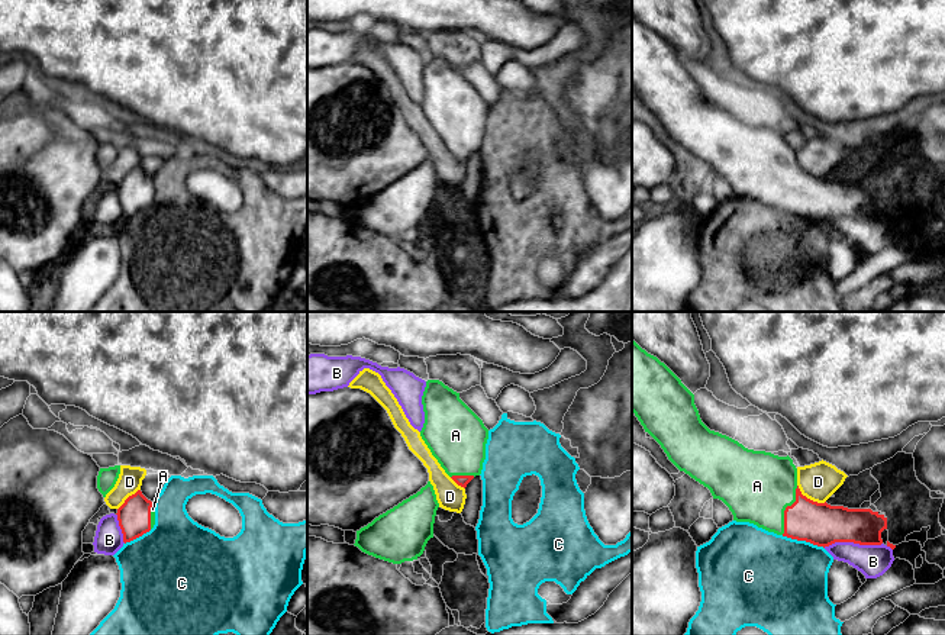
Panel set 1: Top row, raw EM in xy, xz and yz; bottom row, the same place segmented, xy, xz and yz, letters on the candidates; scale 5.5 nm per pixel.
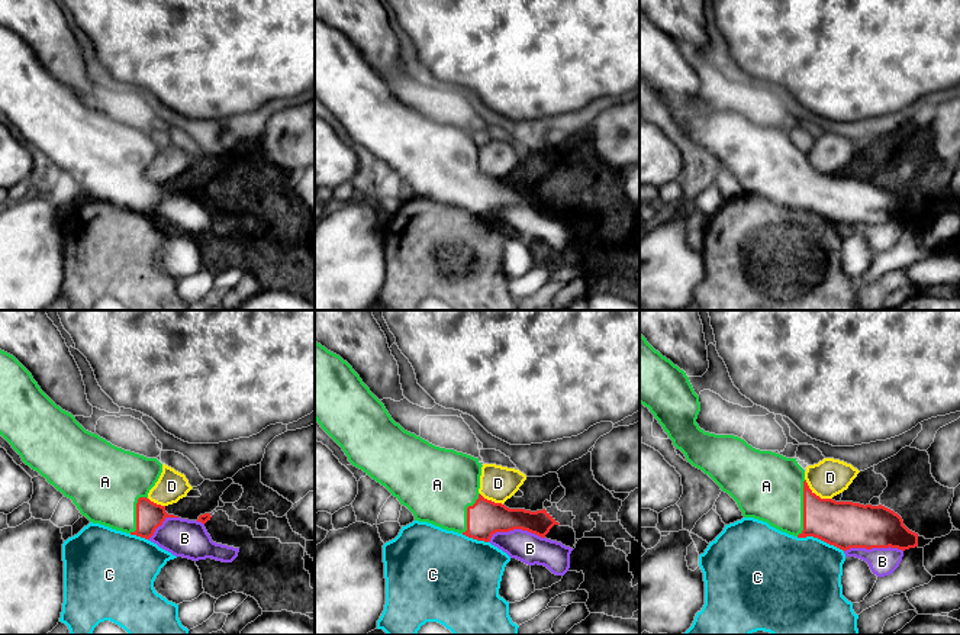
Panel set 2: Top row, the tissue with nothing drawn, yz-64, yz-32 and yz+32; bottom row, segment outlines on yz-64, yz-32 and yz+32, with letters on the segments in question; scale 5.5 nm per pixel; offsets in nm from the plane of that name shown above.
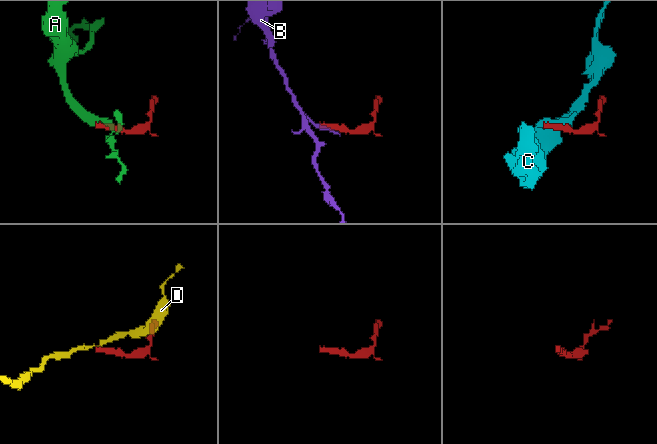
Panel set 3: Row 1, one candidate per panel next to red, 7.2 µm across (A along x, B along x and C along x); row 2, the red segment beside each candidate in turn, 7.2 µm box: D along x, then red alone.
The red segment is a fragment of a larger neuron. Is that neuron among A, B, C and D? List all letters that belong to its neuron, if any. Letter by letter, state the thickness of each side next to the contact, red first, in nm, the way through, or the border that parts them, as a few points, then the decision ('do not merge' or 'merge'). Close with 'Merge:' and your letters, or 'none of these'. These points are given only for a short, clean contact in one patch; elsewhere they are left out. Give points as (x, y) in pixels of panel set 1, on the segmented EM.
A: 240 nm thick on the red side, 400 nm on the other; runs through yz (819, 524), (797, 518), (786, 509), (757, 486); merge
B: 240 nm thick on the red side, 180 nm on the other; do not merge
C: 240 nm thick on the red side, 480 nm on the other; do not merge
D: 240 nm thick on the red side, 220 nm on the other; border along yz (797, 484), (799, 490), (808, 497), (825, 502); do not merge
Merge: A

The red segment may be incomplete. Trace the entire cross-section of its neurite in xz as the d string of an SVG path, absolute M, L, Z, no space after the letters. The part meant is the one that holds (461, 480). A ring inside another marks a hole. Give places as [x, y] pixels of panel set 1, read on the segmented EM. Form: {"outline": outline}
{"outline": "M428 380L422 396L425 423L420 436L445 473L461 487L481 474L488 429L439 380Z"}

